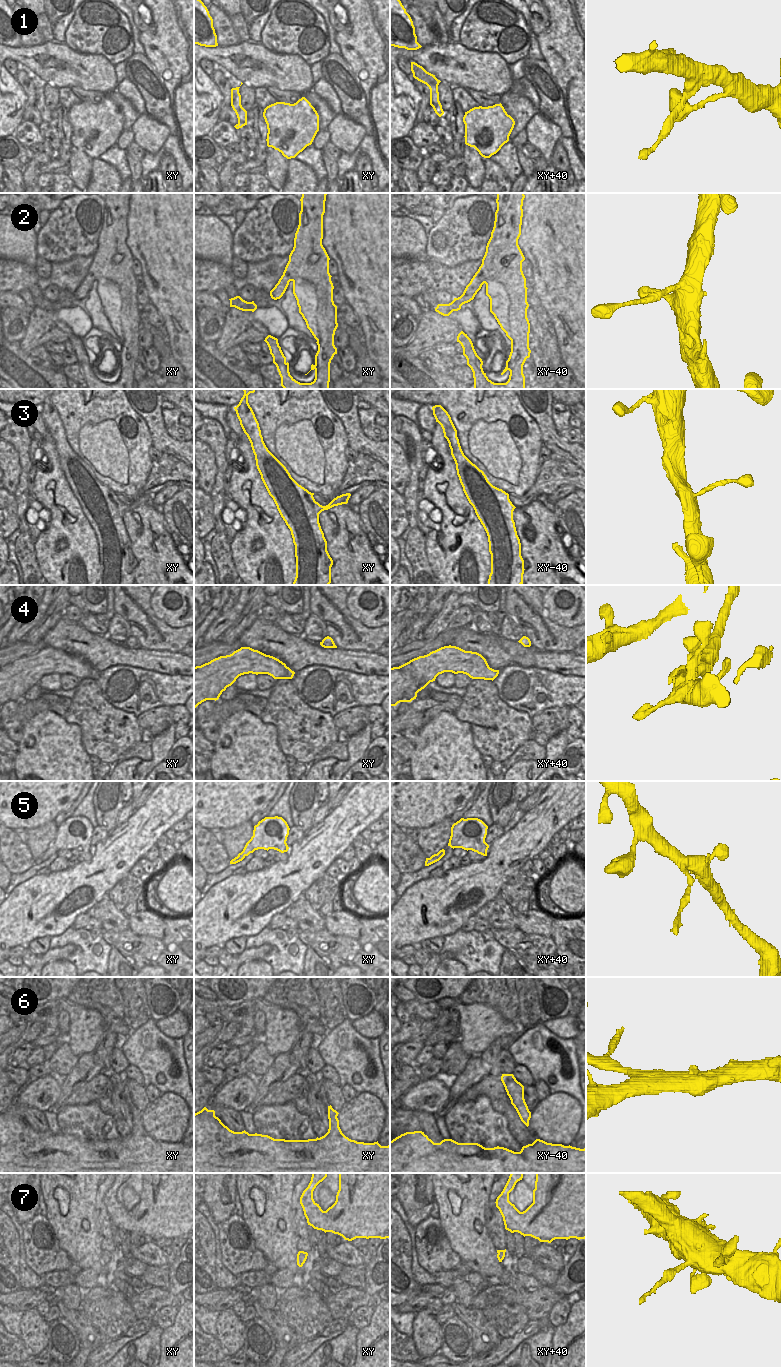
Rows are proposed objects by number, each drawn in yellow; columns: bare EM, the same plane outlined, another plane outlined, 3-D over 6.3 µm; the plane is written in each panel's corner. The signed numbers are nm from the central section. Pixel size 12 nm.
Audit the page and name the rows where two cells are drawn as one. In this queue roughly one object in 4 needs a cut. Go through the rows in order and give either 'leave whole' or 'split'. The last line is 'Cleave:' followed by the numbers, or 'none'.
1: split
2: leave whole
3: leave whole
4: leave whole
5: split
6: leave whole
7: split
Cleave: 1, 5, 7

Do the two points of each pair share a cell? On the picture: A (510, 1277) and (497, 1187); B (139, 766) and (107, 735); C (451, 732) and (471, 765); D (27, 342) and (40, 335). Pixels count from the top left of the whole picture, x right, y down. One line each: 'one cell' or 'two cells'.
A: two cells
B: two cells
C: one cell
D: one cell

